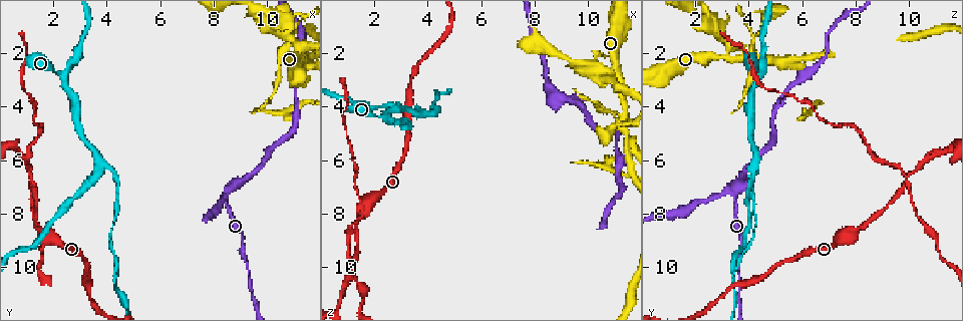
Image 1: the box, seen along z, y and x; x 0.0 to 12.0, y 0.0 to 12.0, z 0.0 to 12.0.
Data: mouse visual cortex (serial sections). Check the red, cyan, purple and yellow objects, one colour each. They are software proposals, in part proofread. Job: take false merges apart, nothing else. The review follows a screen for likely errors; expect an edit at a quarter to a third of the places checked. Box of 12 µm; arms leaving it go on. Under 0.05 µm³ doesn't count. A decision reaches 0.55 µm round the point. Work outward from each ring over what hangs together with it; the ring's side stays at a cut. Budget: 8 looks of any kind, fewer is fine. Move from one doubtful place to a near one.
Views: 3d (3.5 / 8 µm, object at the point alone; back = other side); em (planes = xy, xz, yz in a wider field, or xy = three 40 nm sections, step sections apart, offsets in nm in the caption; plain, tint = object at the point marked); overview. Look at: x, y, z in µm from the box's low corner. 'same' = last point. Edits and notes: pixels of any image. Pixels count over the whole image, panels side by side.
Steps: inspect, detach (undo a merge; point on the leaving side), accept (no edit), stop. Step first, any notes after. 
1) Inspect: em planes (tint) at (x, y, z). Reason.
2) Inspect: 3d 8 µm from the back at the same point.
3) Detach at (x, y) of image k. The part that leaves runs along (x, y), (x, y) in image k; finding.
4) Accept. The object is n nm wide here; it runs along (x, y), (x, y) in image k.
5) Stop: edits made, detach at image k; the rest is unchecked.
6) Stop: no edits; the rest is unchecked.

Inspect: 3d 3.5 µm at (8.5, 7.2, 3.5). Abrupt turn.

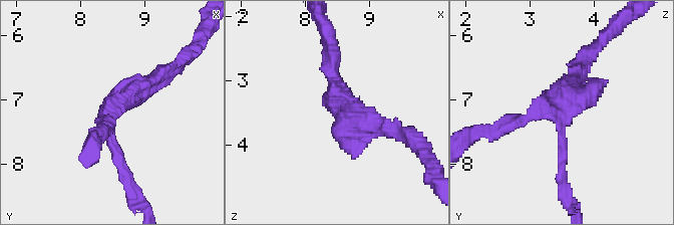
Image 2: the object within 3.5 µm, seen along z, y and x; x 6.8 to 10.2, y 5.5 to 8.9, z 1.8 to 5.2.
Inspect: em planes (tint) at (8.45, 7.25, 3.50). 3 arms meet here; the arms are 150, 200, 350 nm wide.

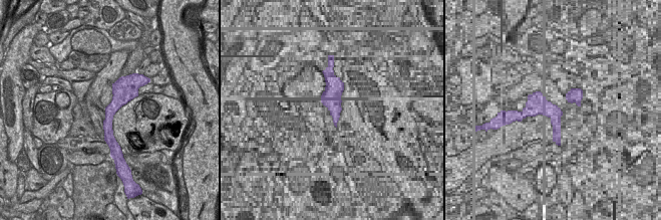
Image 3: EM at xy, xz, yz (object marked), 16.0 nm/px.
Accept. It runs along (128, 182), (110, 117), (159, 76) in image 2; continuous, no second cell.

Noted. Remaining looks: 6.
Inspect: em planes (tint) at (2.3, 2.8, 4.4). Abrupt turn.

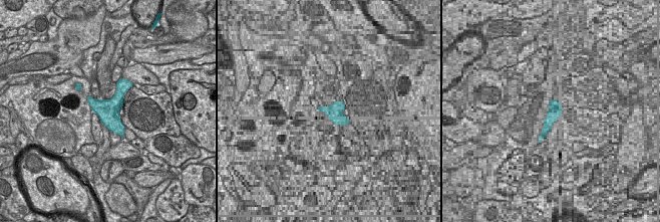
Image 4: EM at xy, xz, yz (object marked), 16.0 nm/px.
Inspect: 3d 3.5 µm at the same point. Wider look.

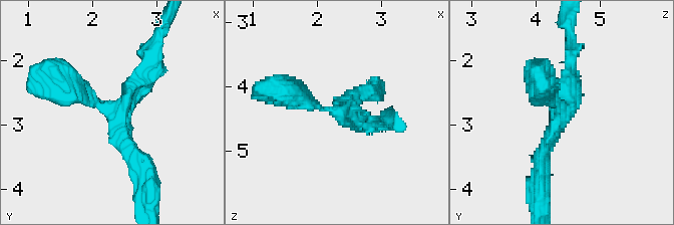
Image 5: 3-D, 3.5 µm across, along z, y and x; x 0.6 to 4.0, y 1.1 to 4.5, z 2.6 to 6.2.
Accept. The arms are 200, 200, 350 nm wide; it runs along (61, 84), (110, 106), (144, 168) in image 5; all the same cell.

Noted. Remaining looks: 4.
Inspect: 3d 3.5 µm at (3.9, 6.1, 4.3). Two arms in line, one across.

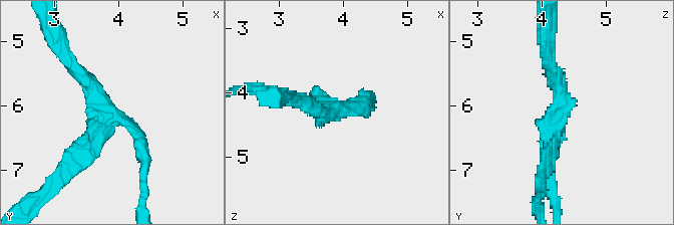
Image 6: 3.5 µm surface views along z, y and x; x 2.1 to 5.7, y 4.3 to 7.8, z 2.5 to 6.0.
Inspect: em xy step 3 (tint) at (3.80, 6.05, 4.30).

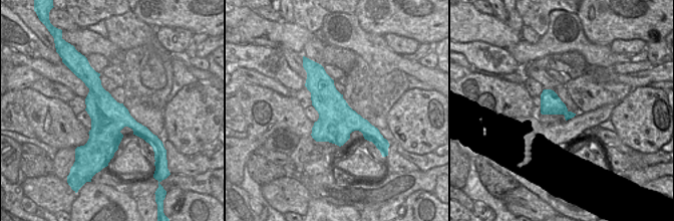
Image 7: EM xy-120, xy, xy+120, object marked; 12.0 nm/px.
Accept. The arms are 150, 200, 200 nm wide; it runs along (66, 57), (106, 110), (72, 166) in image 6; one cell here.

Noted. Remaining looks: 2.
Stop: no edits; the rest is unchecked.

